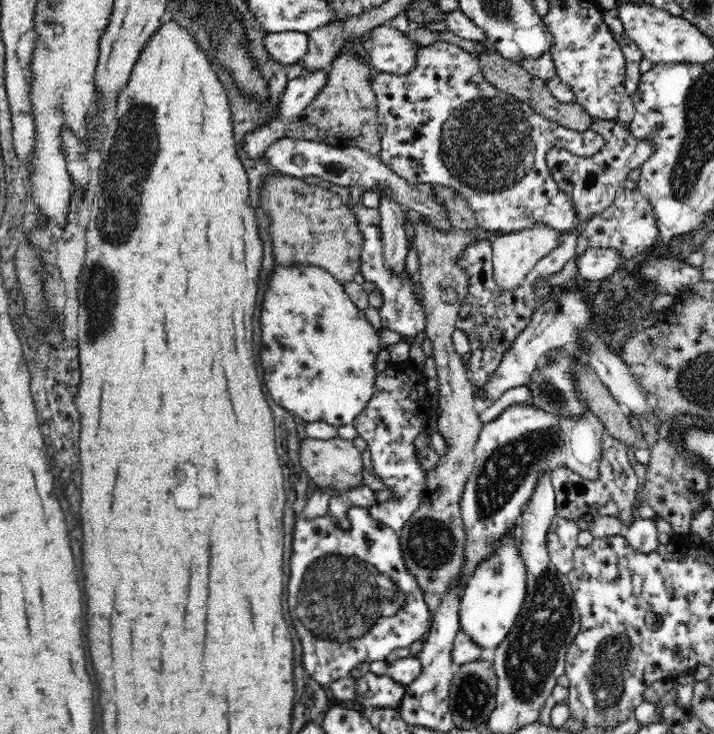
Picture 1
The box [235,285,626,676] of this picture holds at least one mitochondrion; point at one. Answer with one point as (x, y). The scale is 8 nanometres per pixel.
(339, 597)

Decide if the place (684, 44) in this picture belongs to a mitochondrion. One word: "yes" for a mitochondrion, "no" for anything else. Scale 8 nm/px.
no

